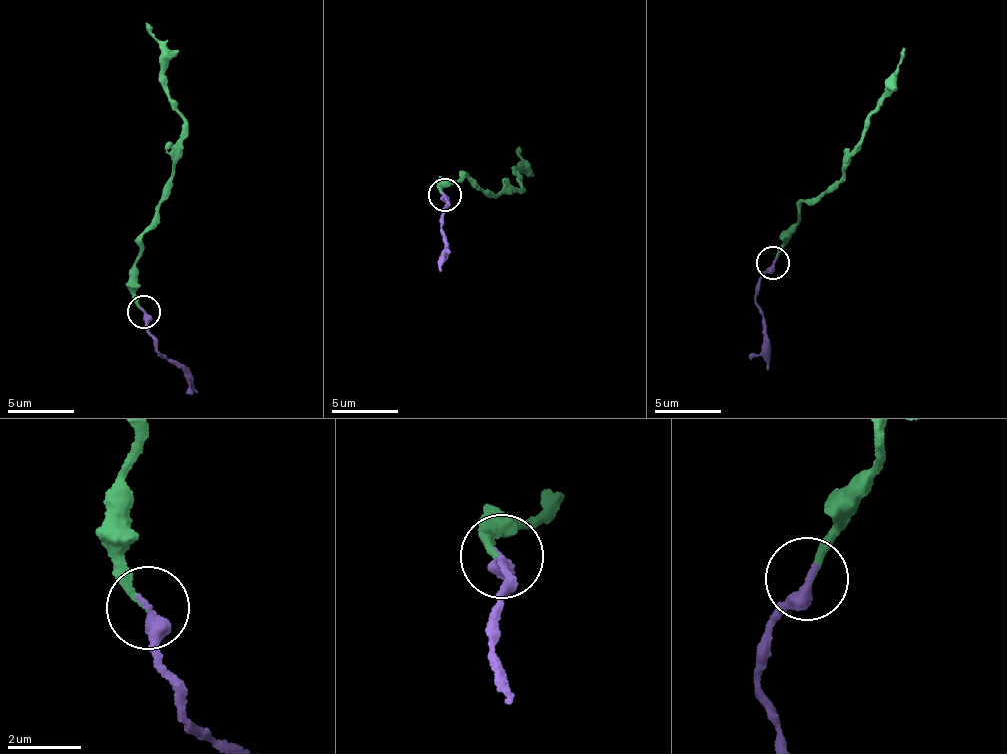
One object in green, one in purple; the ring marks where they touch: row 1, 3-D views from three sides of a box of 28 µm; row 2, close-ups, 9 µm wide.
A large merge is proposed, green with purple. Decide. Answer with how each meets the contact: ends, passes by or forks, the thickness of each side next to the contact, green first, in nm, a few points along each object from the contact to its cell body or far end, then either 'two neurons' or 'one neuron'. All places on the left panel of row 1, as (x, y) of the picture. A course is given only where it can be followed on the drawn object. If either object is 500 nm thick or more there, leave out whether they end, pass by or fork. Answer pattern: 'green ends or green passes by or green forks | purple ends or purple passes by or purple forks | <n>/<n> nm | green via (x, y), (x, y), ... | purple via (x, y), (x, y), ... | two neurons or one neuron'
green ends | purple ends | 180/400 nm | green via (143, 312), (135, 291), (138, 243), (170, 175), (172, 151), (183, 128), (170, 97), (165, 56), (146, 21) | purple via (143, 312), (157, 354), (186, 370), (186, 381), (197, 392) | one neuron

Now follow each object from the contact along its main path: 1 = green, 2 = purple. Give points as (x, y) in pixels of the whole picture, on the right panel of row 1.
1: (772, 262), (785, 233), (798, 224), (798, 205), (841, 178), (843, 157), (881, 105), (904, 46)
2: (772, 262), (758, 288), (757, 303), (767, 341), (768, 370)

